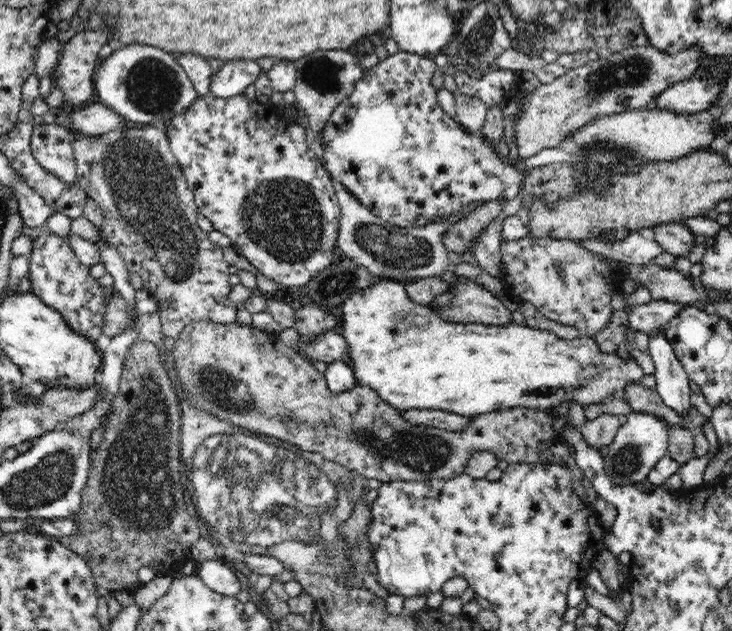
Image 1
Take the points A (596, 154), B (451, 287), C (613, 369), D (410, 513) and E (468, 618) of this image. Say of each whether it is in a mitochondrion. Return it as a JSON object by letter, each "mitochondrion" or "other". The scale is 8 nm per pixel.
{"A":"mitochondrion","B":"other","C":"other","D":"other","E":"other"}

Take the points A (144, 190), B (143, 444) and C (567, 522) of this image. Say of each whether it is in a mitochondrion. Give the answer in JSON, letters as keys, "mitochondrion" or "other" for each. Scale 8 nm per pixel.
{"A":"mitochondrion","B":"mitochondrion","C":"other"}

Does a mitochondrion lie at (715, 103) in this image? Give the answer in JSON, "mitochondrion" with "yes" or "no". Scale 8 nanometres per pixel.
{"mitochondrion":"no"}

